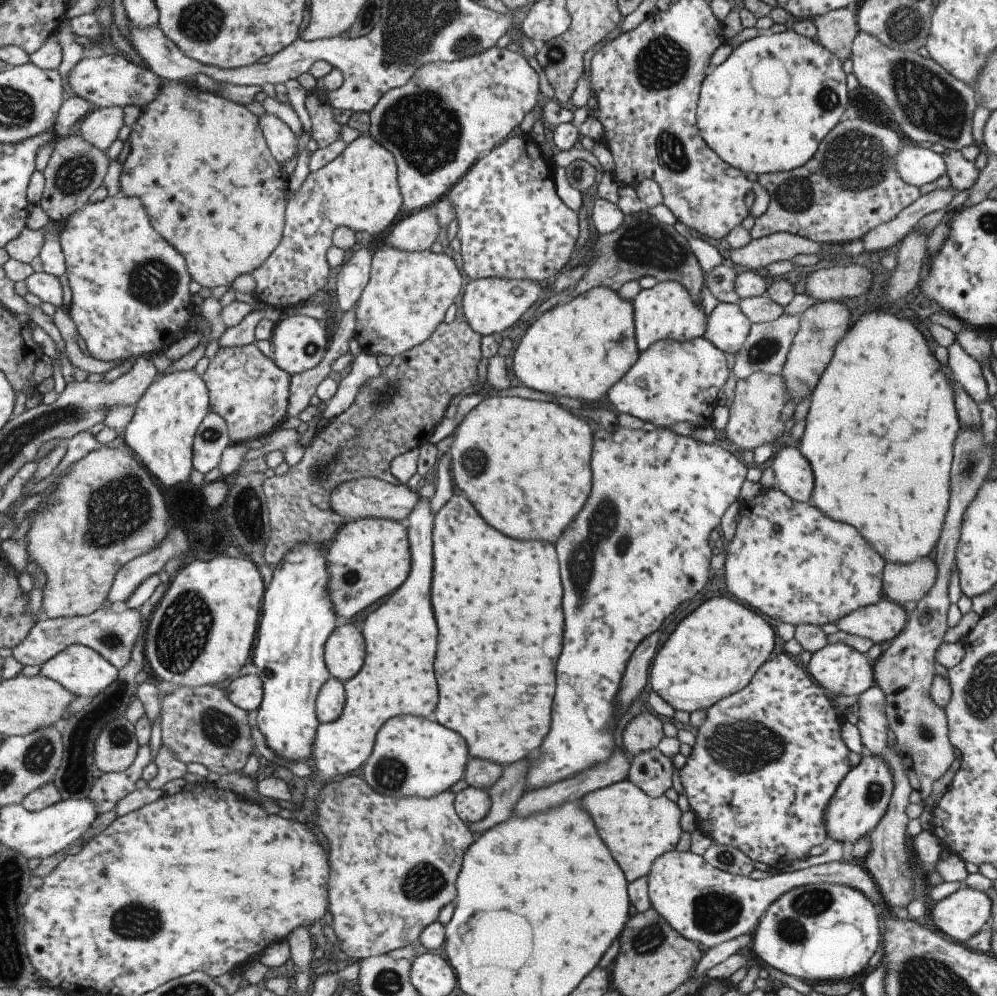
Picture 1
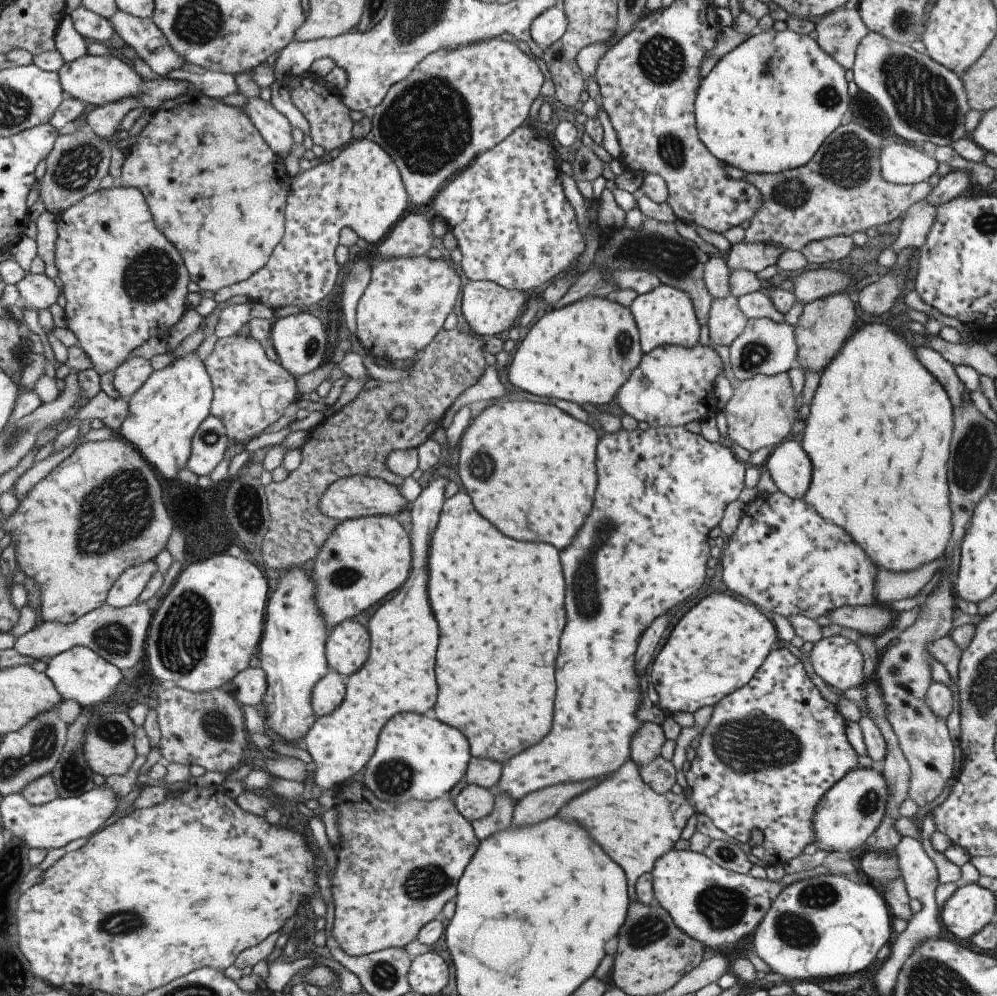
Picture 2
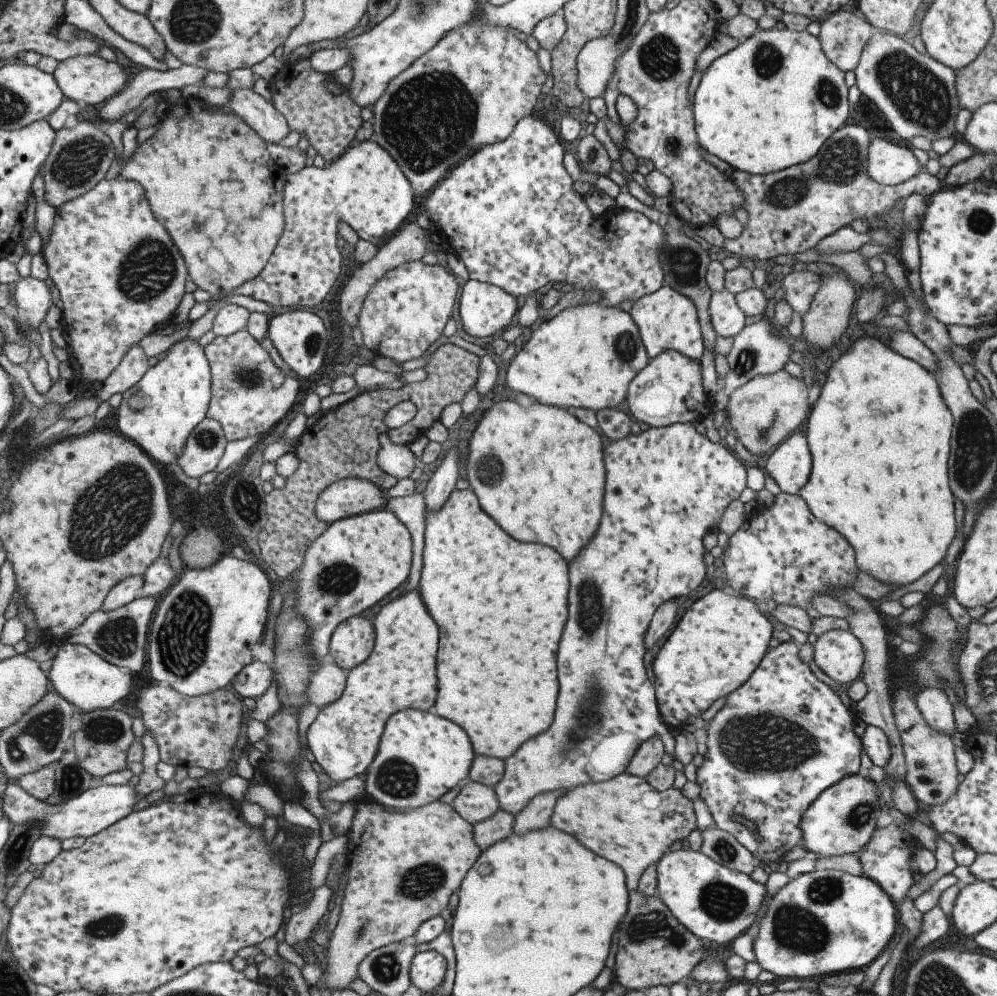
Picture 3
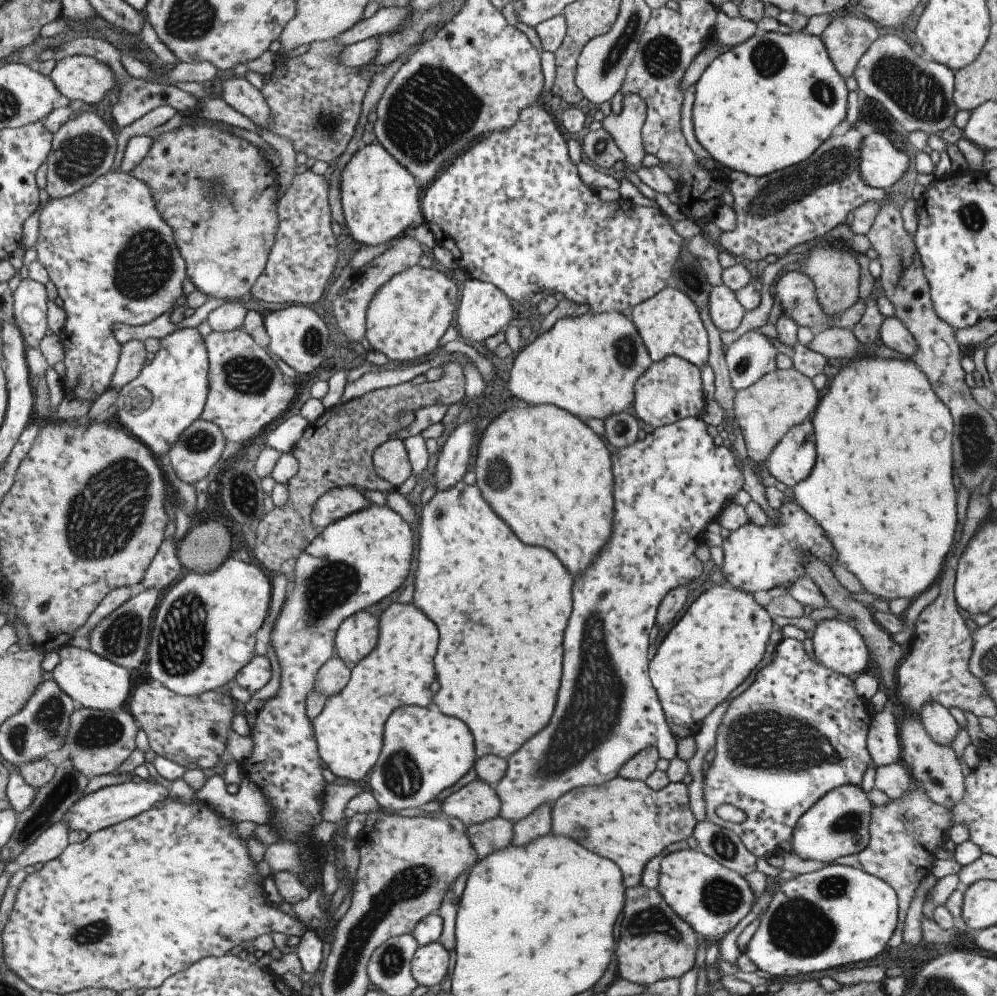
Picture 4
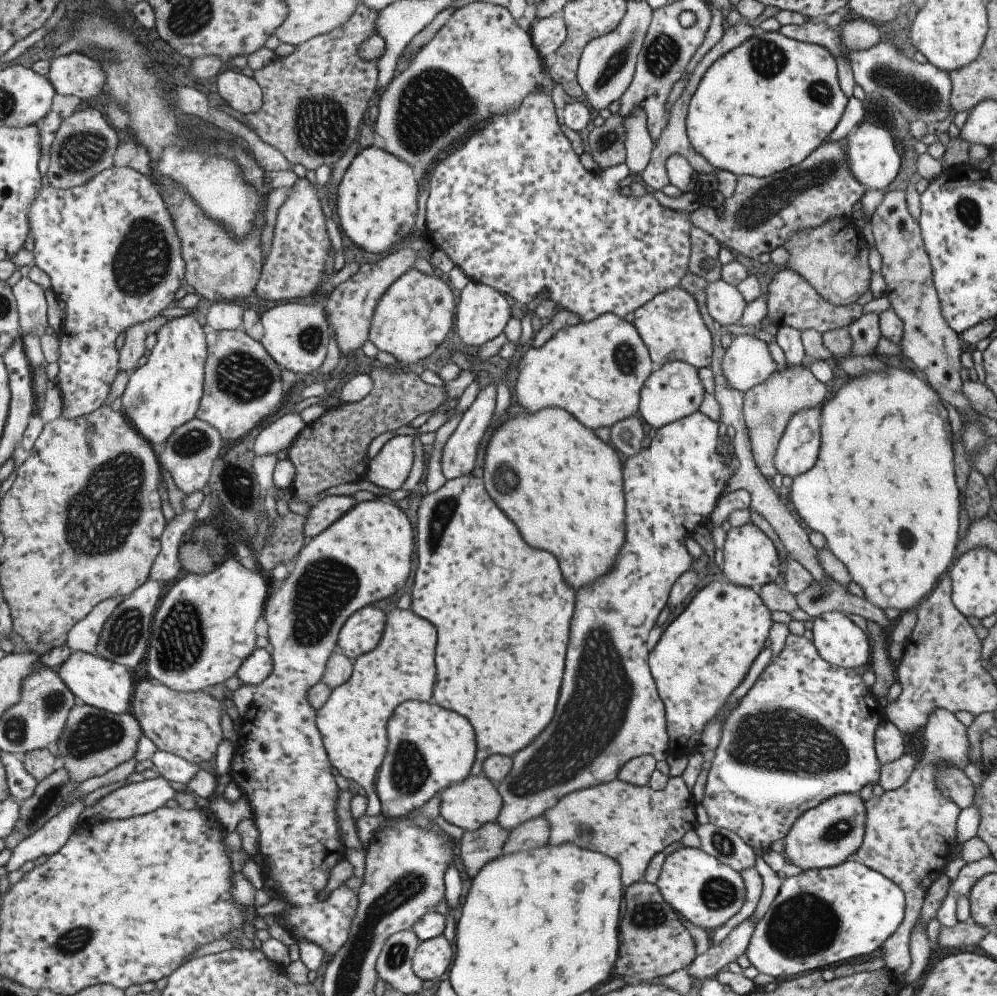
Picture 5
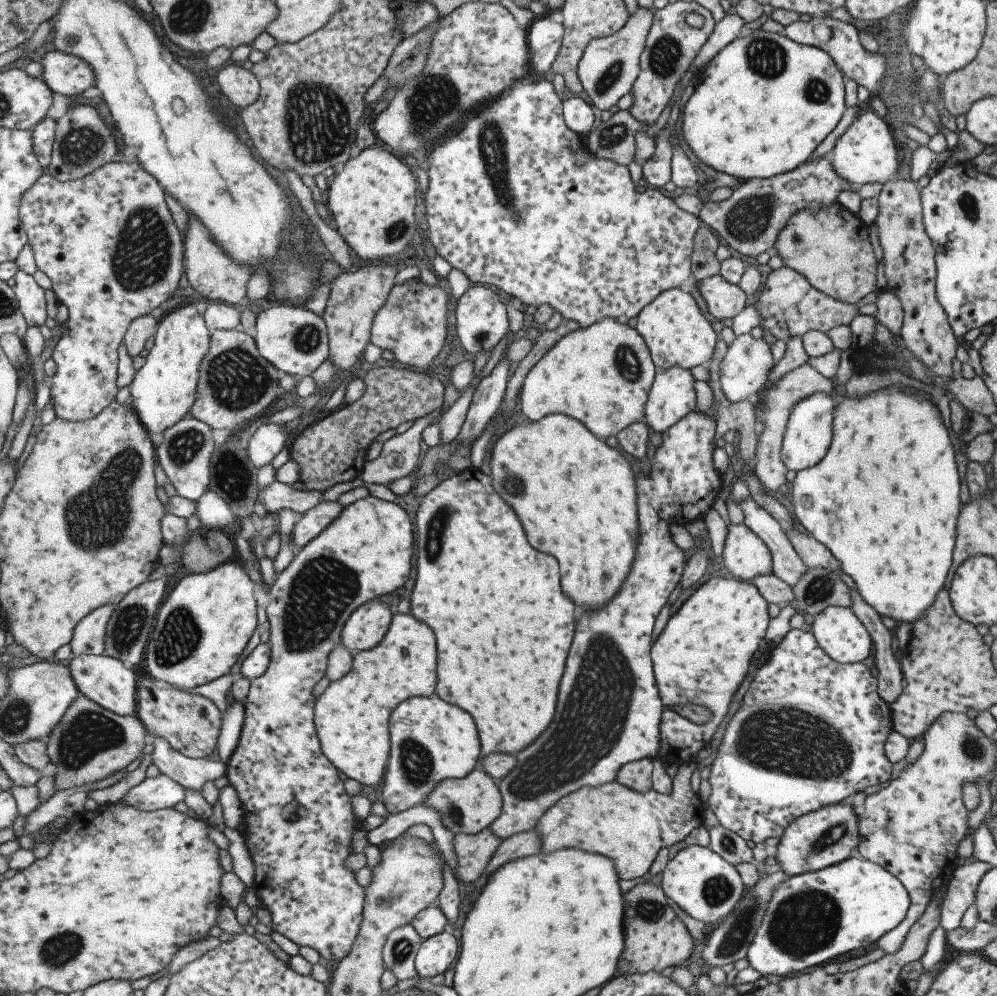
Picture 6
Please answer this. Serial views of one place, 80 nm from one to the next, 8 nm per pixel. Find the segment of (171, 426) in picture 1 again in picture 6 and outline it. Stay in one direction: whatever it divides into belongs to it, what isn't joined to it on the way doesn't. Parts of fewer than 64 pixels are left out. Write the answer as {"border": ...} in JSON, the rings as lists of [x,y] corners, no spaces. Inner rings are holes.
{"border":[[[193,303],[167,312],[158,322],[145,363],[135,371],[128,384],[130,402],[127,406],[135,412],[148,434],[161,434],[178,420],[189,416],[196,399],[198,368],[207,352],[209,335],[210,330]]]}

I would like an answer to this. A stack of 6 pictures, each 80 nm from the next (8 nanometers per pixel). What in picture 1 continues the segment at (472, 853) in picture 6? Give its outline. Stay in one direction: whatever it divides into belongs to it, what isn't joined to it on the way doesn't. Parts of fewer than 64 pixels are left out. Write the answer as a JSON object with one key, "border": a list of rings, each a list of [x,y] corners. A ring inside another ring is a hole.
{"border":[[[528,760],[504,765],[501,776],[487,790],[490,796],[488,813],[476,823],[468,824],[474,831],[487,831],[489,827],[507,820],[513,814],[514,804],[525,793],[522,781],[526,776]]]}

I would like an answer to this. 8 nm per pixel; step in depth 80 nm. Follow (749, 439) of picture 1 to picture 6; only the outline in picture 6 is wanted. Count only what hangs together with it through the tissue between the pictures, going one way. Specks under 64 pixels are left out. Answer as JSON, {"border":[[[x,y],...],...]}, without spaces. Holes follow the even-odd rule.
{"border":[[[807,363],[795,367],[787,374],[783,375],[776,383],[766,390],[766,393],[760,398],[761,402],[756,406],[757,412],[754,412],[756,449],[755,449],[755,476],[764,484],[766,491],[773,492],[785,484],[785,473],[788,471],[780,459],[780,442],[785,421],[787,420],[791,407],[801,399],[811,396],[819,391],[826,395],[835,387],[834,379],[826,379],[817,373]]]}

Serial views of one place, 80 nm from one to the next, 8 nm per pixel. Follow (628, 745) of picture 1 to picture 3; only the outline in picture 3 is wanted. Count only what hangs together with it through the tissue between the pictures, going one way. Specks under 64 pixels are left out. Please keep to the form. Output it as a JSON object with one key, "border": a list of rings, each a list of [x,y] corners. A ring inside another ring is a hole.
{"border":[[[653,735],[651,738],[644,740],[635,749],[624,772],[645,778],[656,767],[656,764],[660,762],[663,753],[664,748],[660,738],[657,735]]]}

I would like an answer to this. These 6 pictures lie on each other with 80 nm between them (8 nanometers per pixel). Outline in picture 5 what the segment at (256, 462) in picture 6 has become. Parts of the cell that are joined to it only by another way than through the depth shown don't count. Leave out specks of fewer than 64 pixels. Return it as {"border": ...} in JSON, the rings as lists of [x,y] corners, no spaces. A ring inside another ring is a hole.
{"border":[[[287,413],[257,432],[252,451],[255,455],[276,454],[294,441],[306,424],[298,413]]]}

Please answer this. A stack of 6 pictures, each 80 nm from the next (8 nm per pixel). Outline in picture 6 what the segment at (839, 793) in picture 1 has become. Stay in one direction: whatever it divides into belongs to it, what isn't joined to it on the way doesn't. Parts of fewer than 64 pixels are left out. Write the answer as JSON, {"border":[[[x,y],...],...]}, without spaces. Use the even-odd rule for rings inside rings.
{"border":[[[848,800],[822,806],[798,816],[780,836],[775,859],[776,868],[787,876],[816,871],[843,862],[858,845],[857,811]]]}

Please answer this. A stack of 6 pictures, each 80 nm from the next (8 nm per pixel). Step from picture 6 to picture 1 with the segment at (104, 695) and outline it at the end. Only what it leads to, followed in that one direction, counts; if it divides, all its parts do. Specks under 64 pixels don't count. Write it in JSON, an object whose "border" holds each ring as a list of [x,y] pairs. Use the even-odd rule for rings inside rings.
{"border":[[[70,644],[40,664],[38,674],[58,682],[77,696],[95,696],[116,679],[118,669],[109,664],[98,652],[82,644]]]}

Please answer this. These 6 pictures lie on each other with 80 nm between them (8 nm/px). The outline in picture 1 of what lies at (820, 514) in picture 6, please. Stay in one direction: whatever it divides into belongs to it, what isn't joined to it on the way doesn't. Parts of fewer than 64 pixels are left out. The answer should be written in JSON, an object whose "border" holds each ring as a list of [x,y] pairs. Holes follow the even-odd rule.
{"border":[[[865,311],[835,343],[833,354],[810,392],[809,400],[804,430],[796,448],[806,458],[813,475],[811,505],[833,520],[850,524],[886,563],[905,564],[917,557],[933,555],[948,507],[949,464],[960,426],[954,407],[954,390],[944,372],[940,371],[940,364],[929,350],[925,338],[903,317],[899,318],[888,311]]]}

